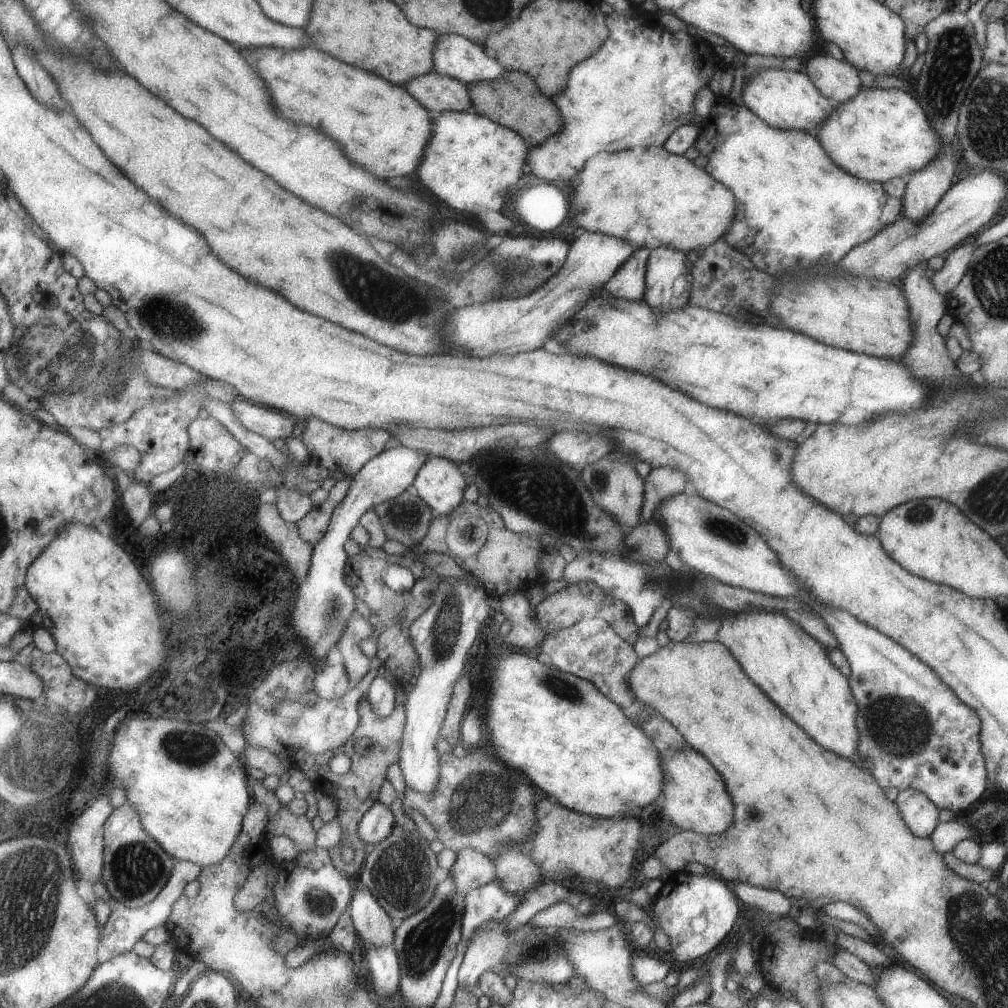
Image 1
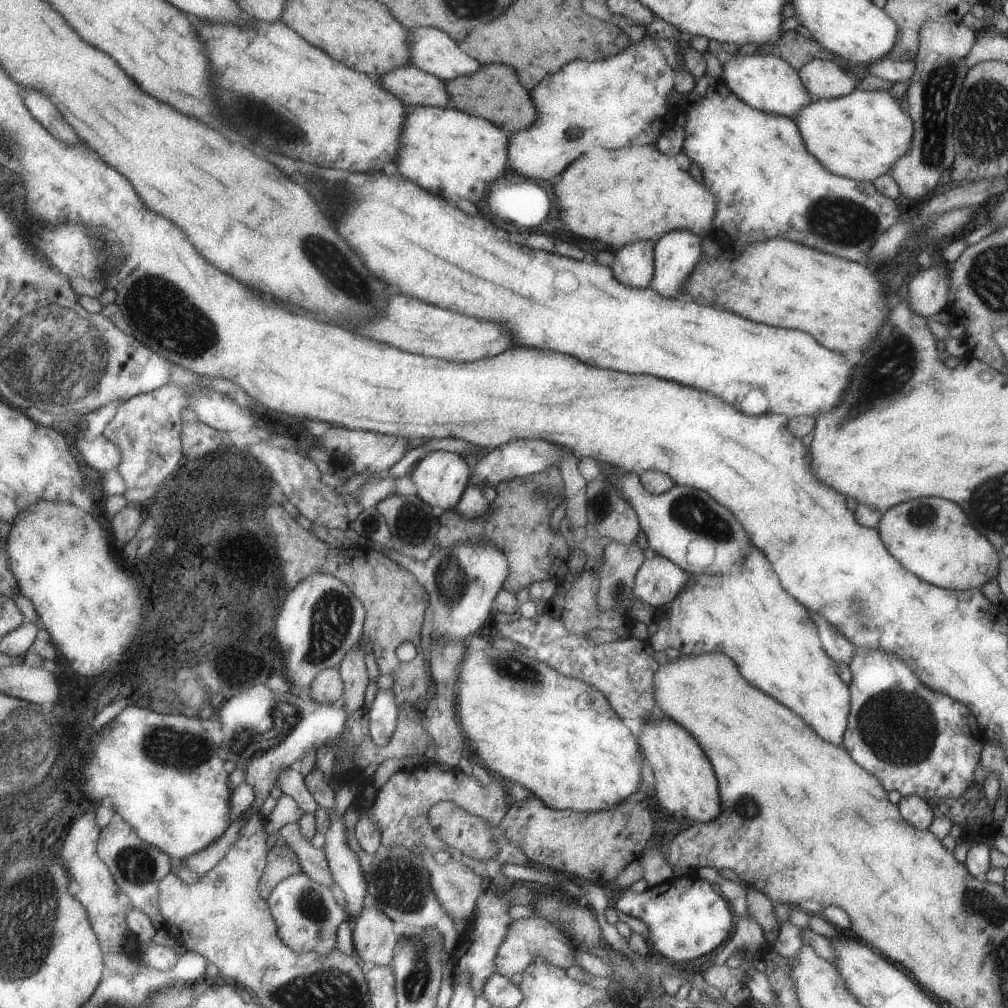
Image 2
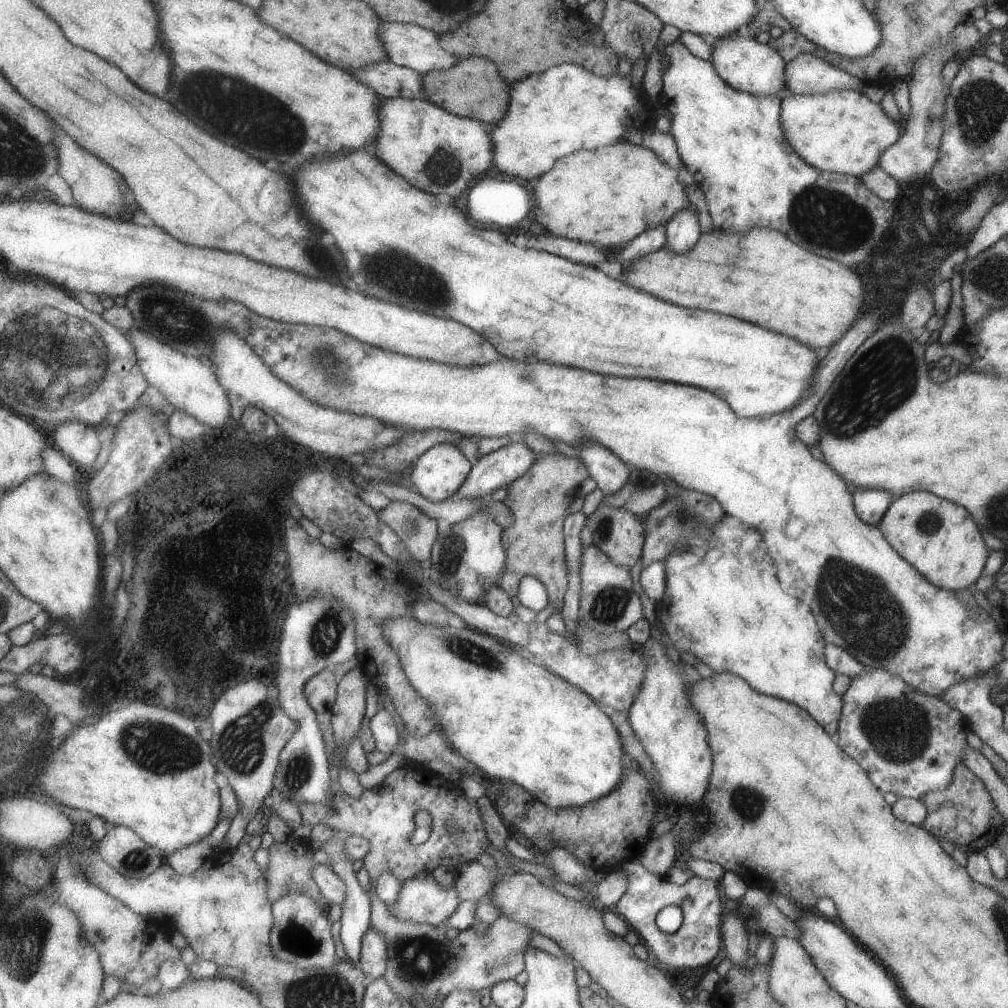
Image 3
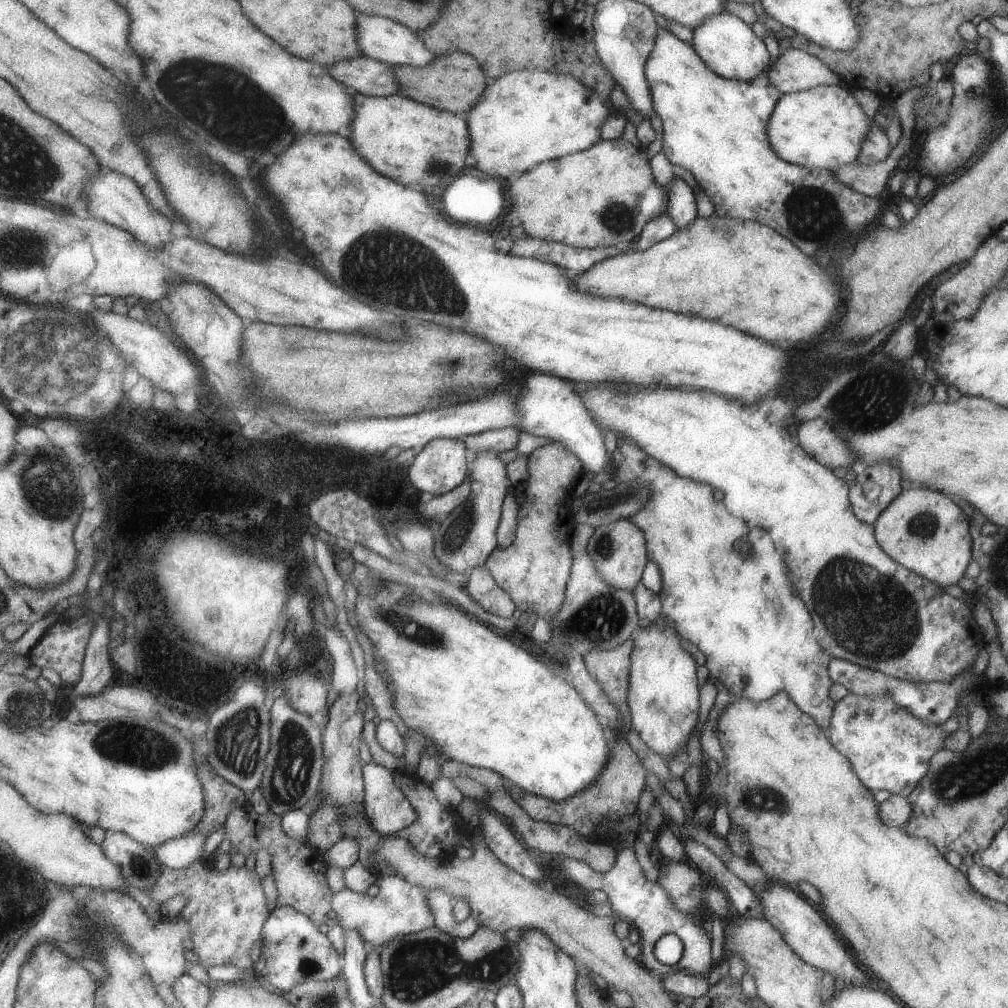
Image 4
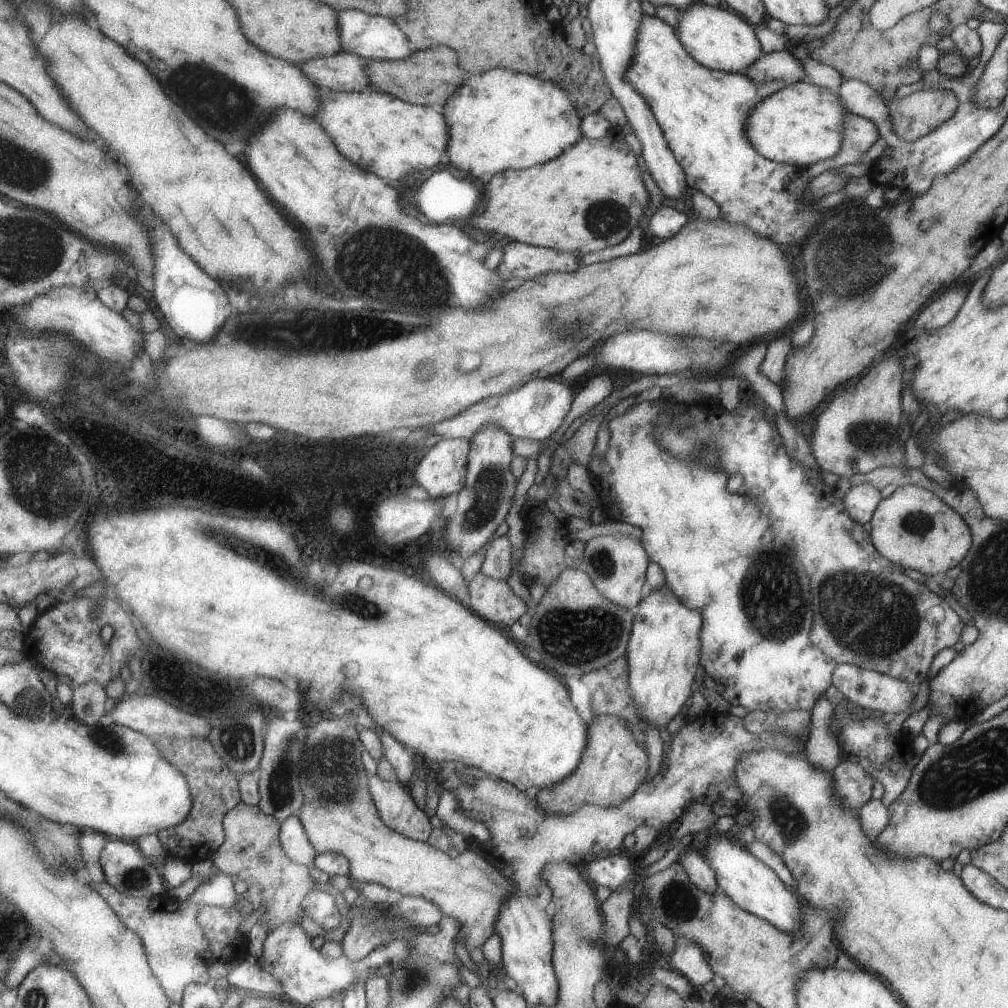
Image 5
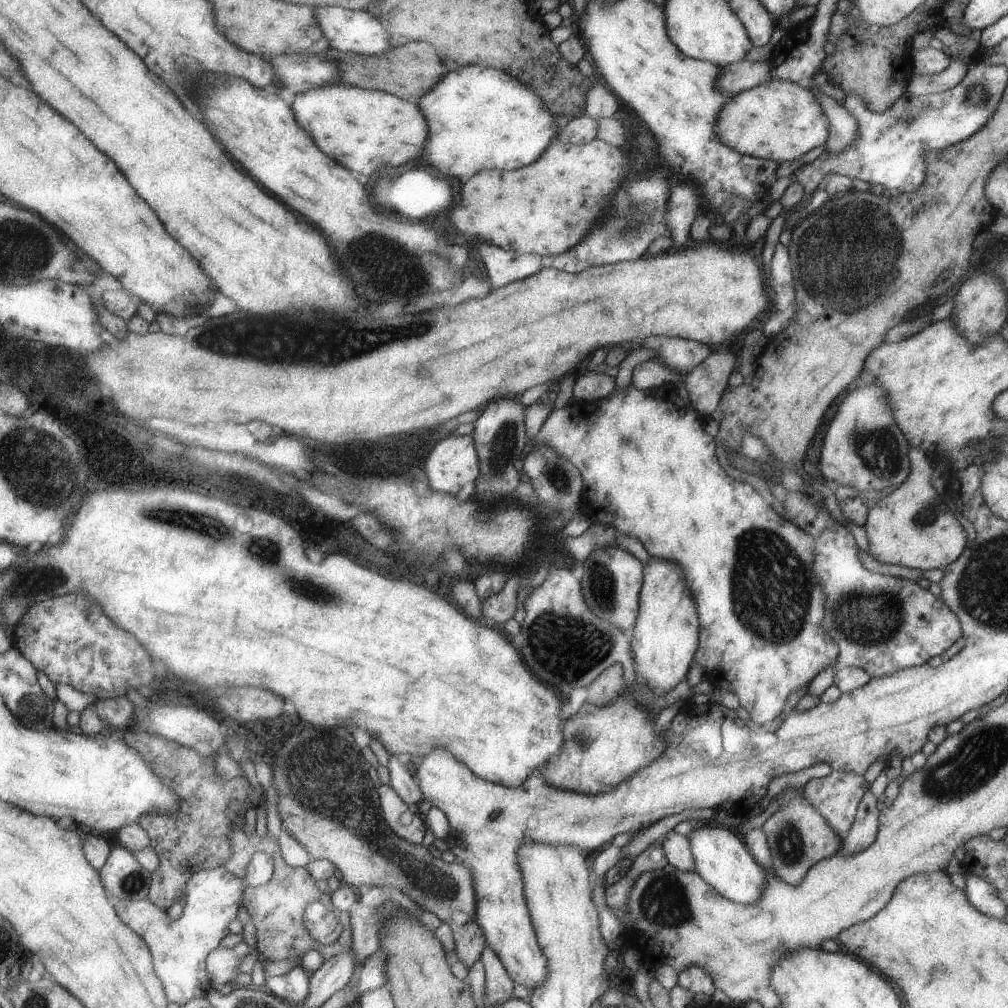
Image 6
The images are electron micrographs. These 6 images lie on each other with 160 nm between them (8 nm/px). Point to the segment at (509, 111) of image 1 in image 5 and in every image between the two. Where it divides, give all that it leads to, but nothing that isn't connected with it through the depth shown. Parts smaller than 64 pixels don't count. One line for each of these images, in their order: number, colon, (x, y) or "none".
2: (495, 92)
3: (474, 88)
4: (454, 82)
5: (427, 77)

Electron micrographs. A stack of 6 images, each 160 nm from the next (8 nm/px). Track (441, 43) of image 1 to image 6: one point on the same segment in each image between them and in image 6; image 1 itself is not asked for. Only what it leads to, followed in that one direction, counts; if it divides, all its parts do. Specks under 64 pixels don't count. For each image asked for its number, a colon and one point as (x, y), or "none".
2: (433, 50)
3: (411, 46)
4: (382, 38)
5: (370, 36)
6: (348, 30)

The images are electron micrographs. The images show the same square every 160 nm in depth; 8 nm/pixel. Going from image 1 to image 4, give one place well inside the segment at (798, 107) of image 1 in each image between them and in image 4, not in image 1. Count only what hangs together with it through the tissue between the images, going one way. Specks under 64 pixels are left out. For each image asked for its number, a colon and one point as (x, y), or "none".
2: (762, 80)
3: (747, 64)
4: (727, 46)

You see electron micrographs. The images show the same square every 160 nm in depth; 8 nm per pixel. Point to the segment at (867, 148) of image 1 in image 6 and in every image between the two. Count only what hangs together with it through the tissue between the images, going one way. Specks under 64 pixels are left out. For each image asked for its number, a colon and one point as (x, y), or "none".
2: (859, 136)
3: (839, 131)
4: (819, 128)
5: (799, 124)
6: (778, 120)

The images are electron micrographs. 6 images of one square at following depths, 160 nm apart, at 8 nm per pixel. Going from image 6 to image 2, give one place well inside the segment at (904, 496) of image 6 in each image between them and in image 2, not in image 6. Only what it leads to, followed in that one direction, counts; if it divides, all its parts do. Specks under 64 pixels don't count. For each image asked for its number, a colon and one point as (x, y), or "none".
2: (929, 536)
3: (940, 539)
4: (921, 529)
5: (911, 527)

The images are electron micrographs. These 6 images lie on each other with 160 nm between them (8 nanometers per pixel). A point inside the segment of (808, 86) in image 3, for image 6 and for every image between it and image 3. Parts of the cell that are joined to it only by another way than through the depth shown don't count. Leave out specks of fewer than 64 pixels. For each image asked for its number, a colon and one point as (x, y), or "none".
4: (793, 70)
5: (775, 66)
6: (732, 78)

